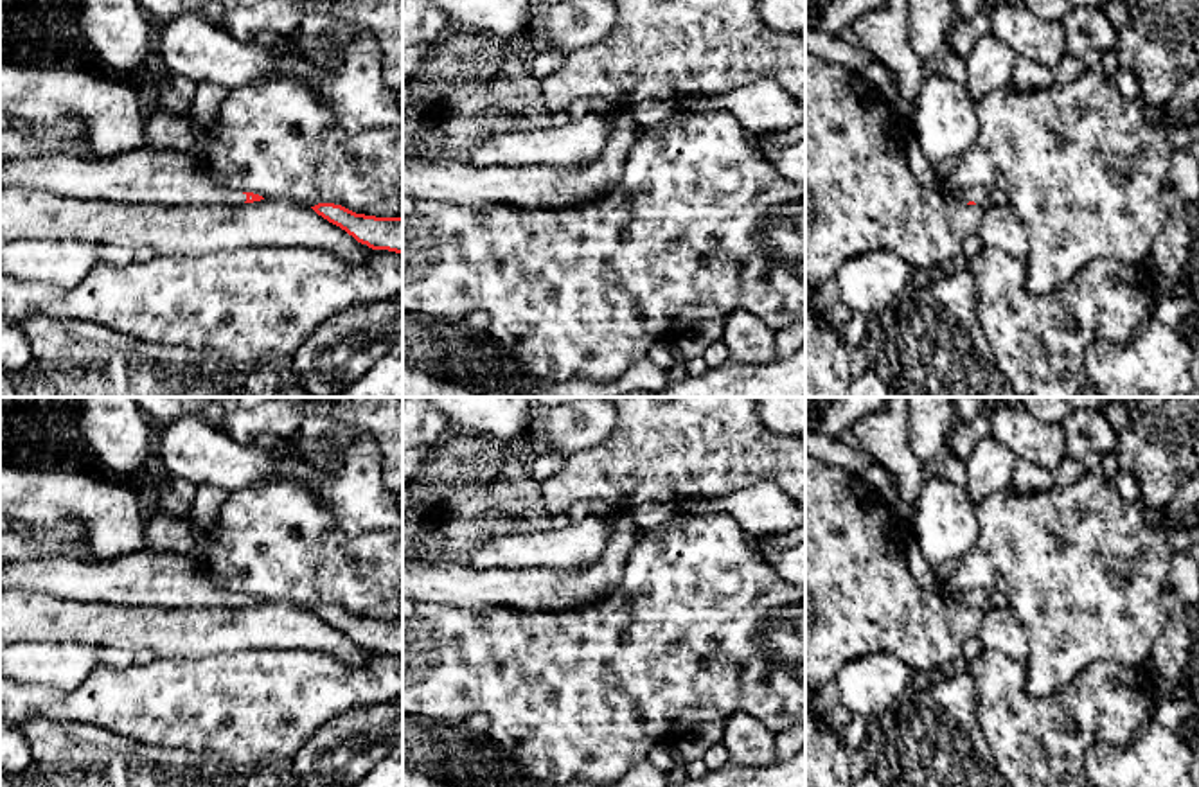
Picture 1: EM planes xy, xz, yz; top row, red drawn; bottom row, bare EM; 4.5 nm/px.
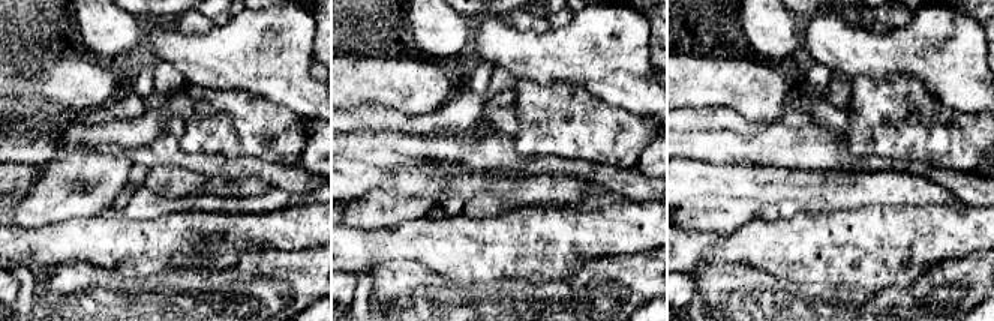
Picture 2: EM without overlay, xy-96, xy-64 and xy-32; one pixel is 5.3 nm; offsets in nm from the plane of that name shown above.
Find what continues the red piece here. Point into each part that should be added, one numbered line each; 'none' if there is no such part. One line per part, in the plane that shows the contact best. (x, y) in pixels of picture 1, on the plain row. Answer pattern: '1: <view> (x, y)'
1: xy (171, 581)

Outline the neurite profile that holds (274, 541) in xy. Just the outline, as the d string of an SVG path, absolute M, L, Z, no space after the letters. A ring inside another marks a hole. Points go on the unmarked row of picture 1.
M264 482L252 489L228 492L207 535L207 552L198 559L207 566L214 582L226 591L304 609L334 606L356 616L403 620L403 530L347 534L334 523L333 512L291 482Z

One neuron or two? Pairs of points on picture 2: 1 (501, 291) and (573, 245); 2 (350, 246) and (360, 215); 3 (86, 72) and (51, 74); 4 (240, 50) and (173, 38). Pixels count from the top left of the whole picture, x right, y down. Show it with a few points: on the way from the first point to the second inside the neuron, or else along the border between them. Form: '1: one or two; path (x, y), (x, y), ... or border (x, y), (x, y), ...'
1: two; border (555, 279), (543, 282), (492, 279), (485, 282)
2: two; border (347, 224), (366, 230), (390, 228)
3: one; path (77, 74), (60, 74)
4: one; path (224, 50), (189, 50)

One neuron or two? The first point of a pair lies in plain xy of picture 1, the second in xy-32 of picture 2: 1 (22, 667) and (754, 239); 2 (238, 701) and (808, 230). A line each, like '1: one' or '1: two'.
1: two
2: one

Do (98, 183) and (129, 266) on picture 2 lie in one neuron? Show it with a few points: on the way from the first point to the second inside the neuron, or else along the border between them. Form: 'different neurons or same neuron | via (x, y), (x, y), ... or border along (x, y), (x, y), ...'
different neurons | border along (105, 212), (71, 221)

